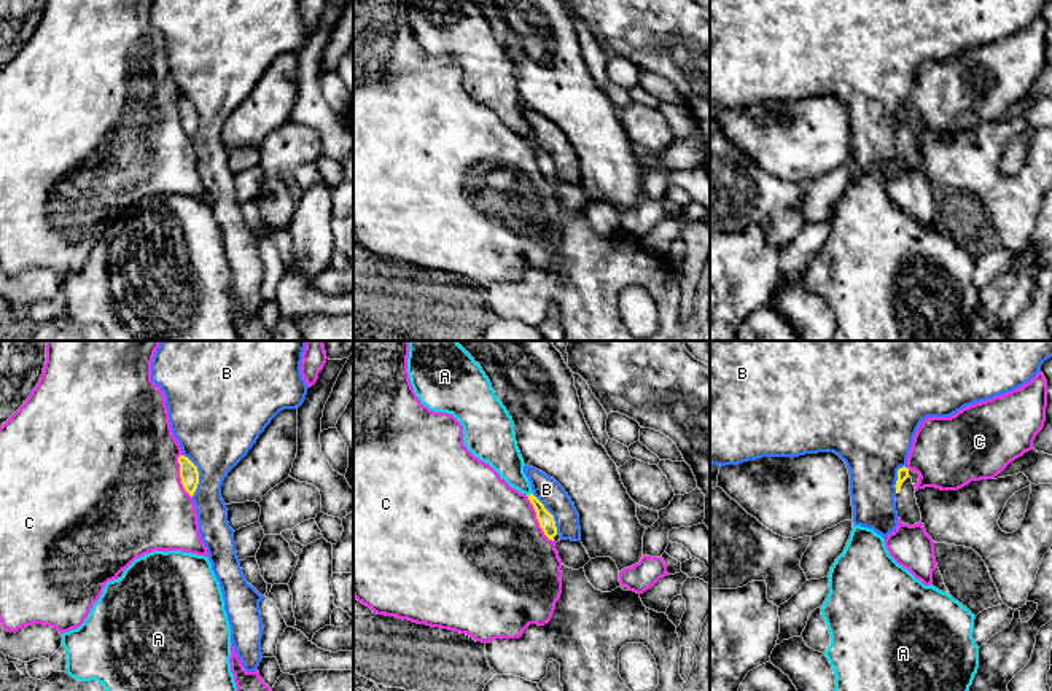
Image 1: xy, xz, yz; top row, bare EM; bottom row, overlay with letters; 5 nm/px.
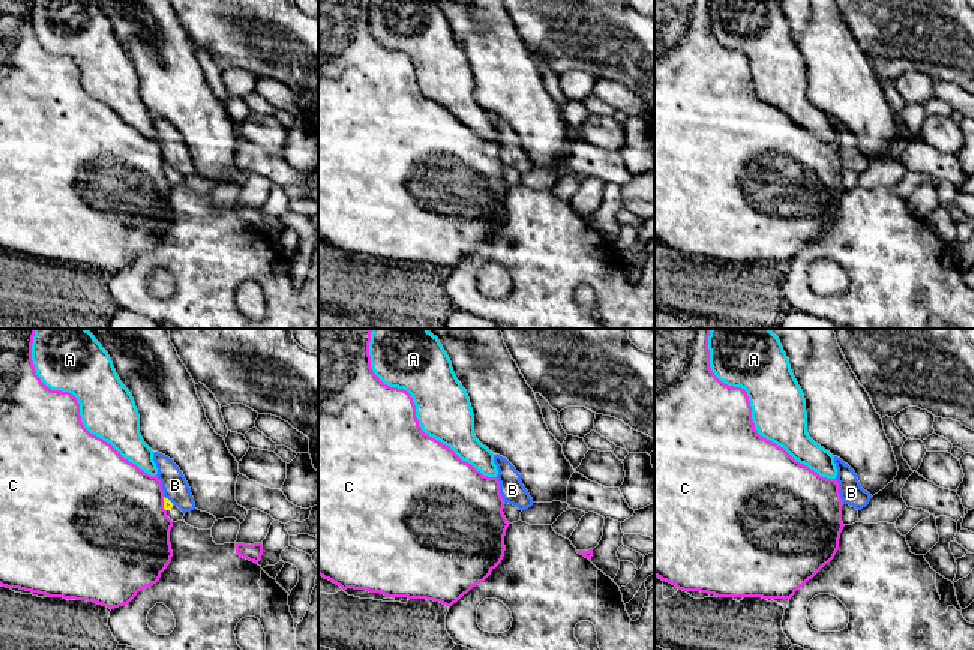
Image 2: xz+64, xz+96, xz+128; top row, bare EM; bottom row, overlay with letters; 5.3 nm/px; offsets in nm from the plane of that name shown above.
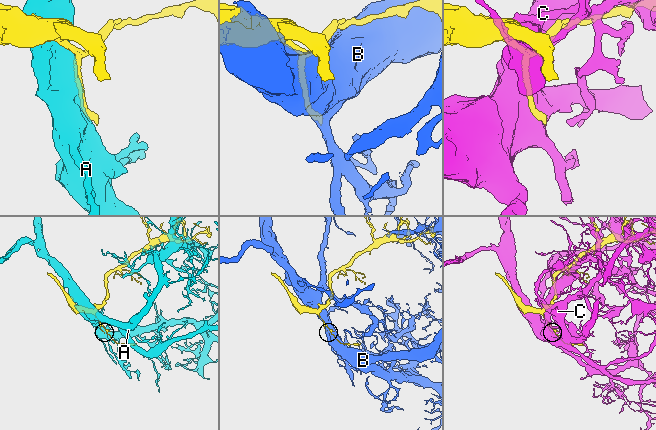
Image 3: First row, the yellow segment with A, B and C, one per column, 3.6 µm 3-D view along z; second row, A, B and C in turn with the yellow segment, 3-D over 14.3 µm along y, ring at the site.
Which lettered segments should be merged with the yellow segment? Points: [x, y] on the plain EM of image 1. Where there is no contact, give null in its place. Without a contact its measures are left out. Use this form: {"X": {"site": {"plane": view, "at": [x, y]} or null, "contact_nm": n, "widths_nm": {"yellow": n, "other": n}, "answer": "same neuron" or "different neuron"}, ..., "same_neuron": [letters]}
{"A": {"site": {"plane": "xz", "at": [530, 137]}, "contact_nm": 40, "widths_nm": {"yellow": 80, "other": 170}, "answer": "different neuron"}, "B": {"site": {"plane": "xy", "at": [198, 118]}, "contact_nm": 220, "widths_nm": {"yellow": 100, "other": 400}, "answer": "different neuron"}, "C": {"site": {"plane": "xz", "at": [537, 161]}, "contact_nm": 280, "widths_nm": {"yellow": 80, "other": 500}, "answer": "different neuron"}, "same_neuron": []}

